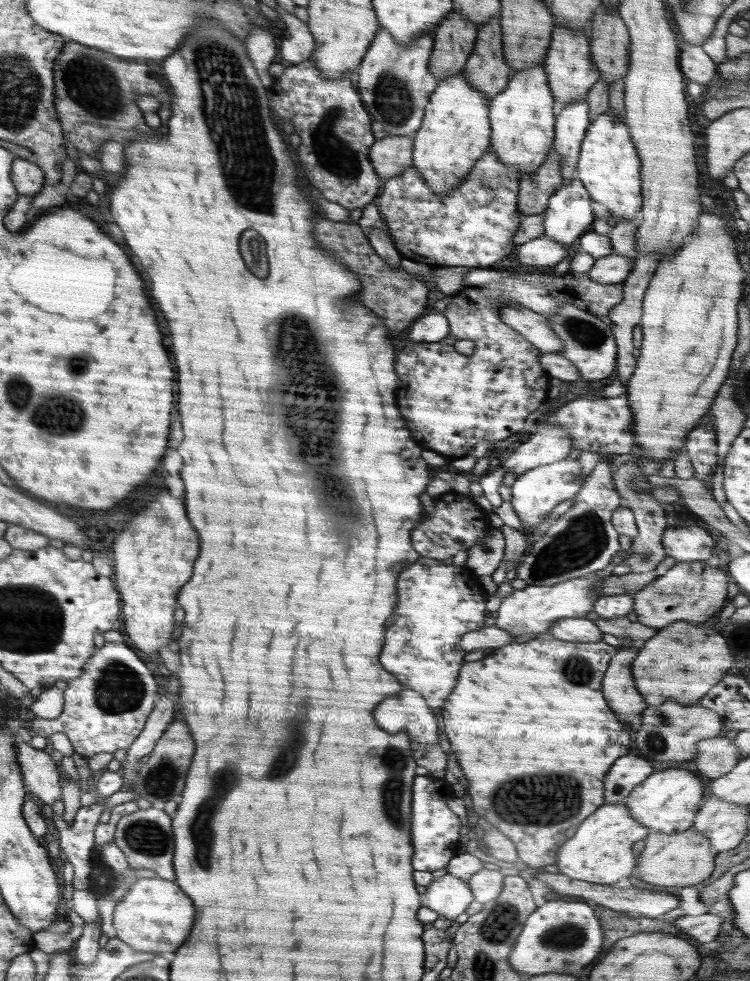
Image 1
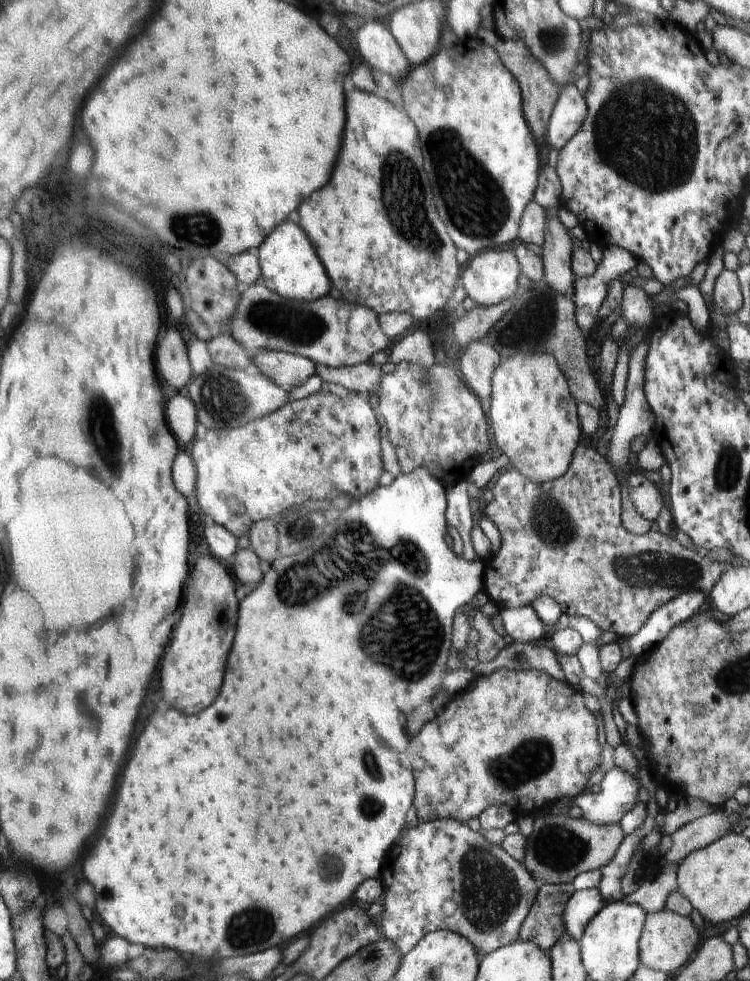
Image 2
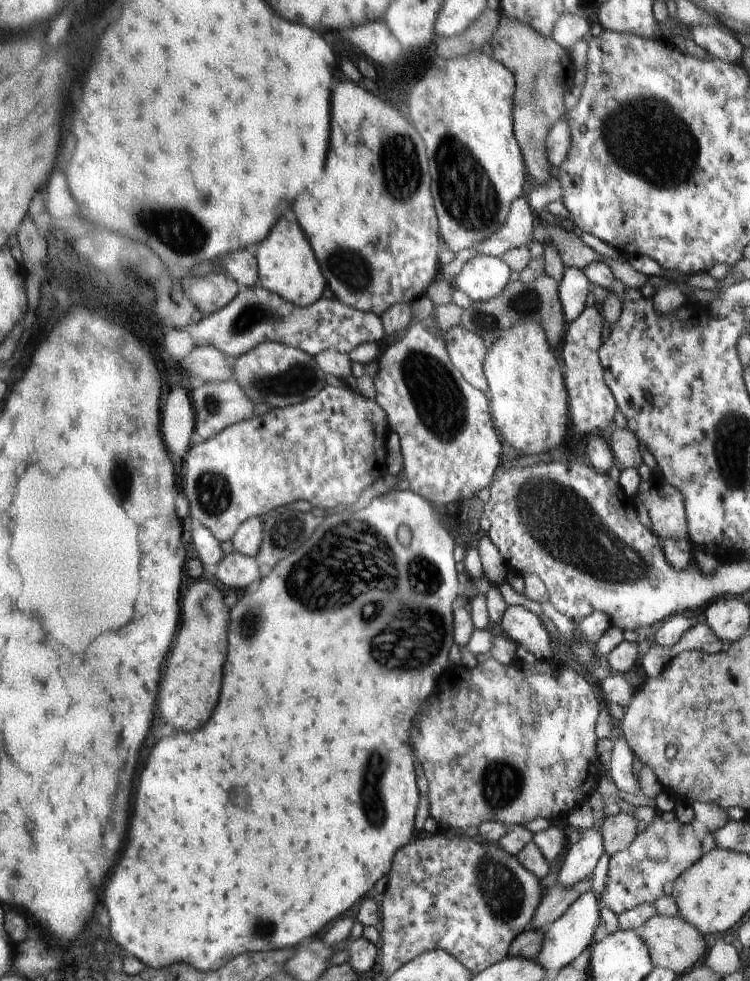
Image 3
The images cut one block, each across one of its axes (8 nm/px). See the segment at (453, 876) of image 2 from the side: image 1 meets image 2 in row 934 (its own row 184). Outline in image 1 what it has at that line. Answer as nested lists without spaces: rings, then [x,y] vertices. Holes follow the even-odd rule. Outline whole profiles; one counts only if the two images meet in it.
[[[487,149],[460,186],[442,197],[437,198],[429,190],[411,165],[402,174],[384,181],[375,201],[395,247],[403,256],[433,268],[491,268],[515,246],[514,234],[522,218],[518,213],[519,179],[513,166],[503,164],[493,150]]]

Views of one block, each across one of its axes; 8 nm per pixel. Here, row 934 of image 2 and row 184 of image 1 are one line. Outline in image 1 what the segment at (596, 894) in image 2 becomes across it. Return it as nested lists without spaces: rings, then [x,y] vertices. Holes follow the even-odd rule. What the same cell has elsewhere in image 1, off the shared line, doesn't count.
[[[575,172],[573,179],[550,198],[547,210],[543,213],[543,234],[574,251],[579,238],[586,234],[595,221],[591,204],[592,199]]]

